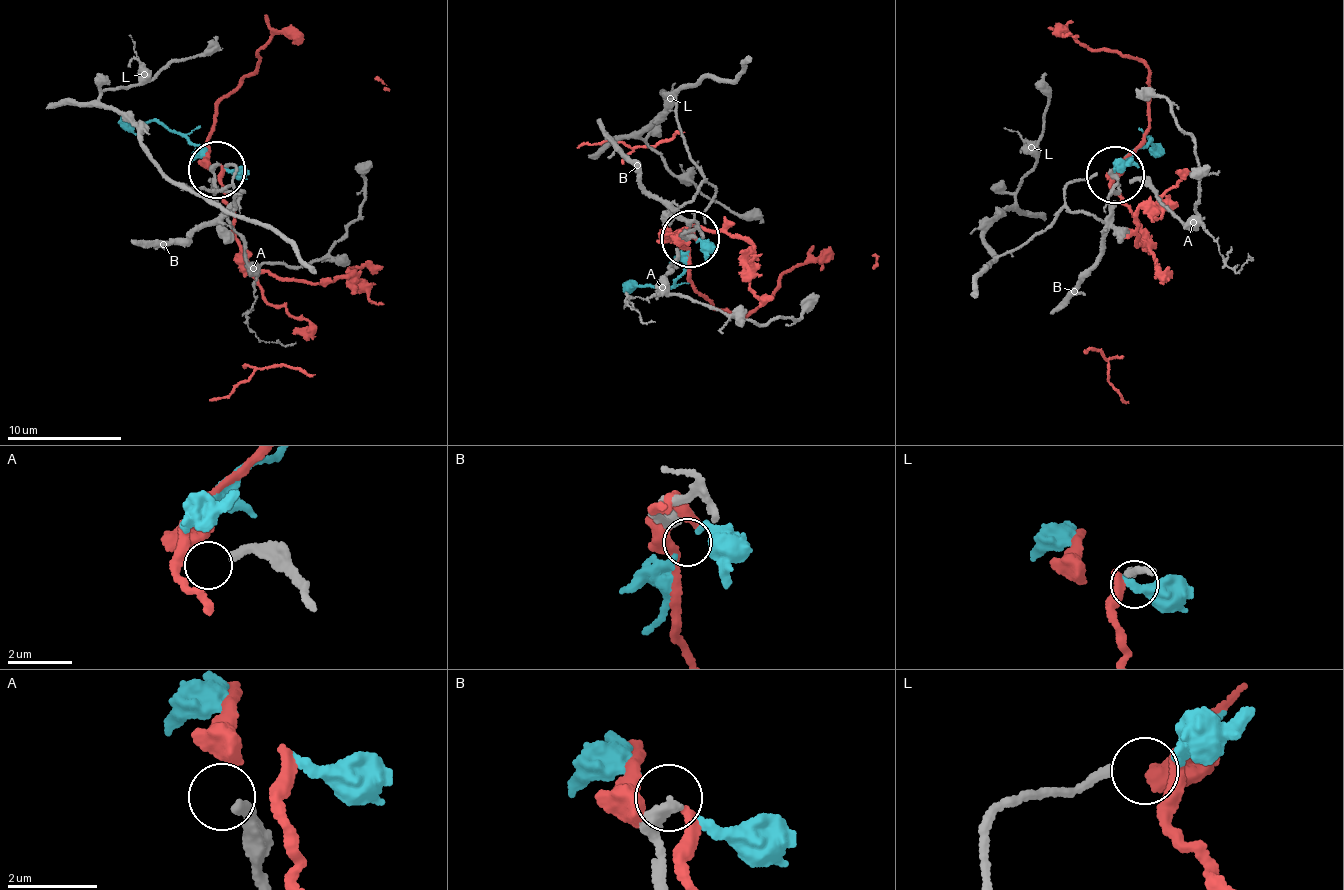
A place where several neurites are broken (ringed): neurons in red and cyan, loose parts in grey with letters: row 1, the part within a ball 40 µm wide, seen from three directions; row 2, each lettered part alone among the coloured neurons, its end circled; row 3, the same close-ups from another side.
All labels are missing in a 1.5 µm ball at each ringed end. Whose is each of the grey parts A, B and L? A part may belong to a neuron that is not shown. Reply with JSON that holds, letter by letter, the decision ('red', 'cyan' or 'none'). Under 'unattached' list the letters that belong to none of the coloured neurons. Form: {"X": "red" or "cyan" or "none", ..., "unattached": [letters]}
{"A": "none", "B": "none", "L": "cyan", "unattached": ["A", "B"]}

